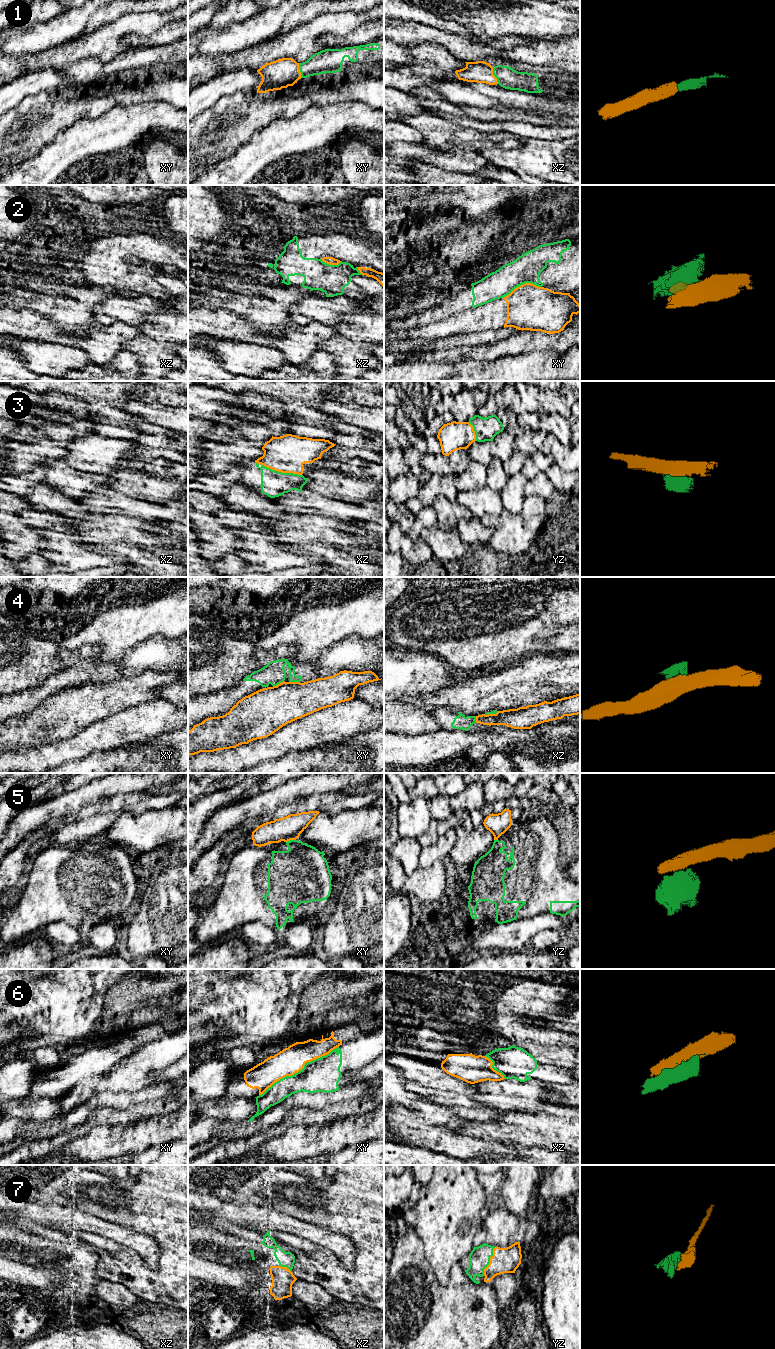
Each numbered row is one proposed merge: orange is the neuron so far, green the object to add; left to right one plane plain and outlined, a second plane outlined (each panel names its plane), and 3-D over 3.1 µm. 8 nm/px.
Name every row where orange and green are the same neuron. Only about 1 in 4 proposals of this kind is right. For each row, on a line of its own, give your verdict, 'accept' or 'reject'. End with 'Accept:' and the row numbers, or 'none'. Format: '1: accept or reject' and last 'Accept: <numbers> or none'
1: accept
2: reject
3: reject
4: reject
5: reject
6: reject
7: accept
Accept: 1, 7

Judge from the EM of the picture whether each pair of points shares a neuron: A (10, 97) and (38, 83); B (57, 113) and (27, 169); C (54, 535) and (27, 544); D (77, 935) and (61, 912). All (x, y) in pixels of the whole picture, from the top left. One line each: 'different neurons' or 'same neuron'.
A: same neuron
B: different neurons
C: same neuron
D: different neurons

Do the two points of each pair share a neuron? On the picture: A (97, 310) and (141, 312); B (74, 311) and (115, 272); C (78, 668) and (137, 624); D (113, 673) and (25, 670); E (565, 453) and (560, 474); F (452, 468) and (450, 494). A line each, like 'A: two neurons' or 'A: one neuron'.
A: one neuron
B: two neurons
C: two neurons
D: two neurons
E: two neurons
F: two neurons

